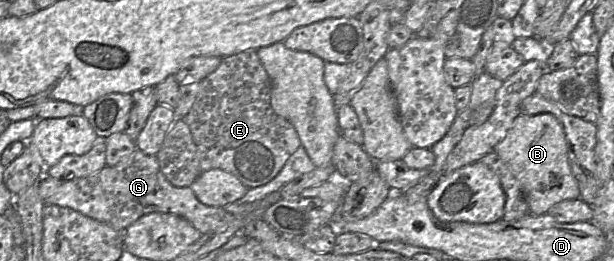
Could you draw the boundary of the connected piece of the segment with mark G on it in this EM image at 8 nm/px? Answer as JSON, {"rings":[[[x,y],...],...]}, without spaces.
{"rings":[[[135,149],[115,166],[82,178],[60,180],[45,174],[40,177],[39,194],[44,204],[74,209],[103,222],[117,231],[125,229],[145,214],[161,212],[178,215],[190,222],[202,234],[223,231],[235,216],[222,207],[201,203],[189,187],[172,185],[160,170],[156,155]]]}

